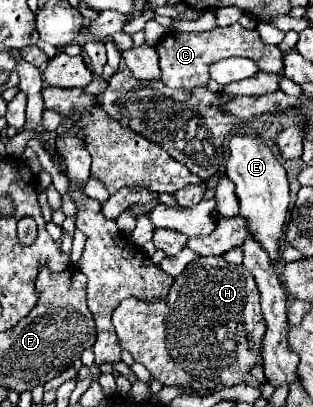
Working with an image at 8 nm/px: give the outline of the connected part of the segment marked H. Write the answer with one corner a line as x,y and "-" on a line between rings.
200,257
176,277
168,291
168,297
162,301
162,307
164,309
156,309
156,303
124,299
112,315
120,347
132,353
134,361
142,363
156,381
164,385
190,385
196,389
212,389
212,377
218,377
218,381
226,387
240,381
258,387
258,381
248,375
248,369
260,361
266,323
260,311
258,287
252,273
244,269
244,265
226,263
222,257

